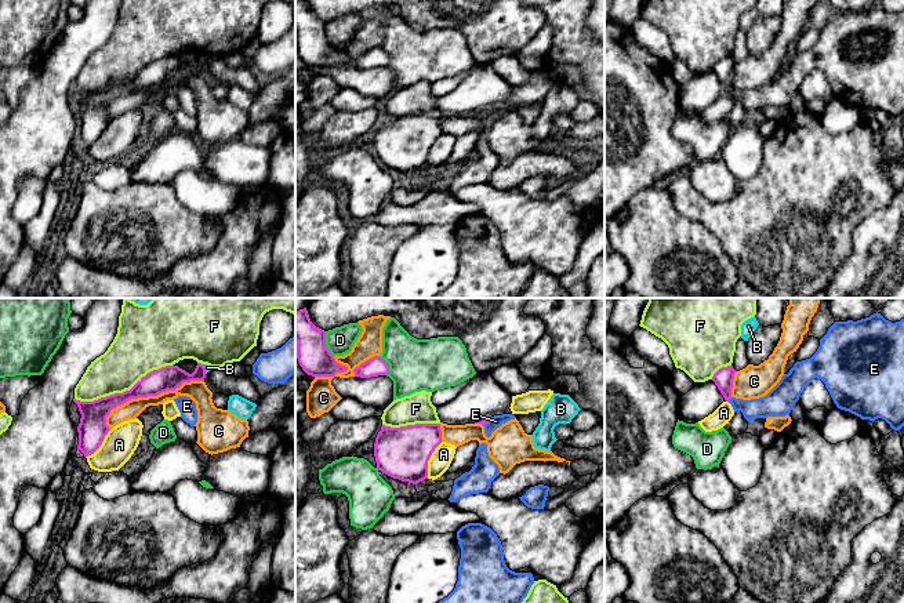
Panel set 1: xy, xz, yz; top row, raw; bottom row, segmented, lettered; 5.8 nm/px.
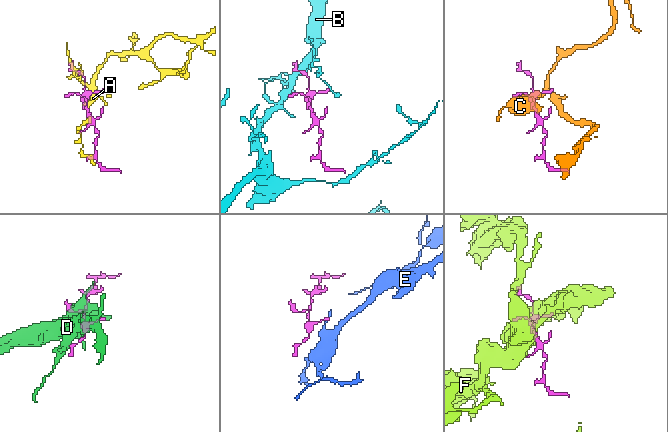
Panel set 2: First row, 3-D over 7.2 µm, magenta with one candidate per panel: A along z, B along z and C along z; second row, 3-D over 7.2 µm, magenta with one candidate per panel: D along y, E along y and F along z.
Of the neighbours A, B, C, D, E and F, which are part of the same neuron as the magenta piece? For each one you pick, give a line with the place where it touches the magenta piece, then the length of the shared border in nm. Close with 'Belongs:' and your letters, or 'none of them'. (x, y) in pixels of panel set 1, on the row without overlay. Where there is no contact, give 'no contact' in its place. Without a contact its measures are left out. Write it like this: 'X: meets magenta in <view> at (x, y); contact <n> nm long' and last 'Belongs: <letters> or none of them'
Belongs: none of them

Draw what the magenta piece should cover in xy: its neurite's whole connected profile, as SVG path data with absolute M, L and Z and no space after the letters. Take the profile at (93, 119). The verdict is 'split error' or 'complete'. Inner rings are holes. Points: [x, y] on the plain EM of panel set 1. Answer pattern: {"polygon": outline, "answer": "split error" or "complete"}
{"polygon": "M197 54L192 65L173 55L148 63L130 81L123 84L115 84L94 92L80 92L73 90L81 105L77 117L77 141L80 141L84 148L88 148L99 139L110 121L106 116L106 108L117 97L121 97L131 90L157 87L167 81L175 81L184 73L204 72L204 69L206 58L202 54Z", "answer": "complete"}

